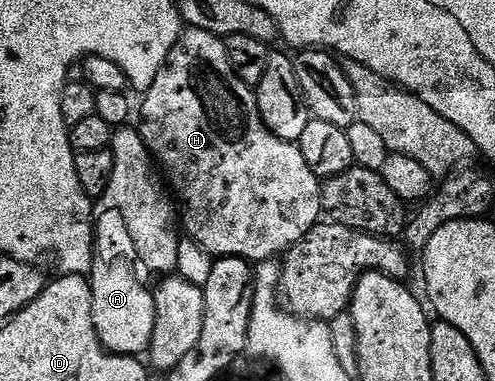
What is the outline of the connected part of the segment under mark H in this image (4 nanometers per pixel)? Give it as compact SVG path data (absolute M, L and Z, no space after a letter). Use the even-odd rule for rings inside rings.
M187 27L182 31L169 53L169 57L163 62L161 73L157 73L153 85L145 92L142 99L143 108L140 111L138 108L137 111L137 130L142 135L147 148L151 151L156 164L165 172L174 198L181 204L181 227L186 238L191 239L197 245L201 245L201 249L205 249L213 257L232 255L258 265L274 260L276 257L294 249L303 240L305 233L309 233L314 227L319 226L321 216L324 214L319 176L313 173L313 169L309 169L309 165L305 165L305 157L301 157L296 144L285 142L284 139L277 137L265 125L265 121L259 112L259 102L255 100L255 91L247 87L245 81L241 81L237 77L237 73L229 61L227 44L220 36L205 33L205 29L197 29L196 27Z

